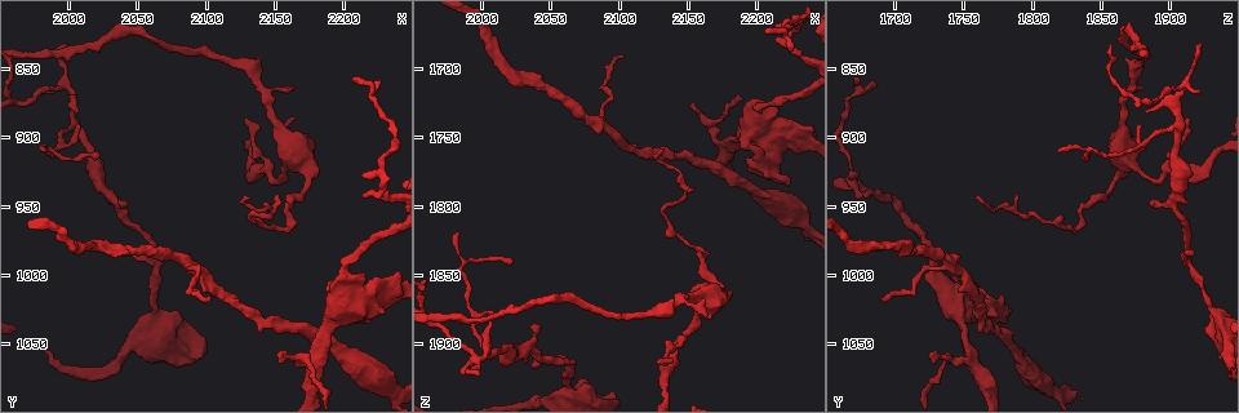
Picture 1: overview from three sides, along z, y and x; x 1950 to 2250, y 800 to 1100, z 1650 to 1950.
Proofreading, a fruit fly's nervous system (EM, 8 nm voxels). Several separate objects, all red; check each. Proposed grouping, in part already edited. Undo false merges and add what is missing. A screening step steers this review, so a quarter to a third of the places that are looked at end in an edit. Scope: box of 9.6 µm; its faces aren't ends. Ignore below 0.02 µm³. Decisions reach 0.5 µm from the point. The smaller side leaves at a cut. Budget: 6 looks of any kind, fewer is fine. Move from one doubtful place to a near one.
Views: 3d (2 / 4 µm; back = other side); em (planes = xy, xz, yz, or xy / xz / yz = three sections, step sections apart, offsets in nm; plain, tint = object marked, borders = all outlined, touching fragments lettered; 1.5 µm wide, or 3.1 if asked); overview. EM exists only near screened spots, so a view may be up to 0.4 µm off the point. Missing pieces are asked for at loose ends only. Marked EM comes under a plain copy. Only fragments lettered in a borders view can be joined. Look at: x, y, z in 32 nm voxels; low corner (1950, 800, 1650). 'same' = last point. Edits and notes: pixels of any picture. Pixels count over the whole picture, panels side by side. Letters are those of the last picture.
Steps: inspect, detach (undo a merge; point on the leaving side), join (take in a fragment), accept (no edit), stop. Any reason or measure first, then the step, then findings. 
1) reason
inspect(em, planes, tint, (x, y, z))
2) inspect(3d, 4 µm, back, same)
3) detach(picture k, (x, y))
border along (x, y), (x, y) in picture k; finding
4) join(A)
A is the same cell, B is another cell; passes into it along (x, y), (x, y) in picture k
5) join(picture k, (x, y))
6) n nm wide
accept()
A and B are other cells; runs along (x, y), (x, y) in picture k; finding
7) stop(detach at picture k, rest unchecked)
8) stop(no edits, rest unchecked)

thin end
inspect(em, planes, borders, (2102, 1016, 1688))

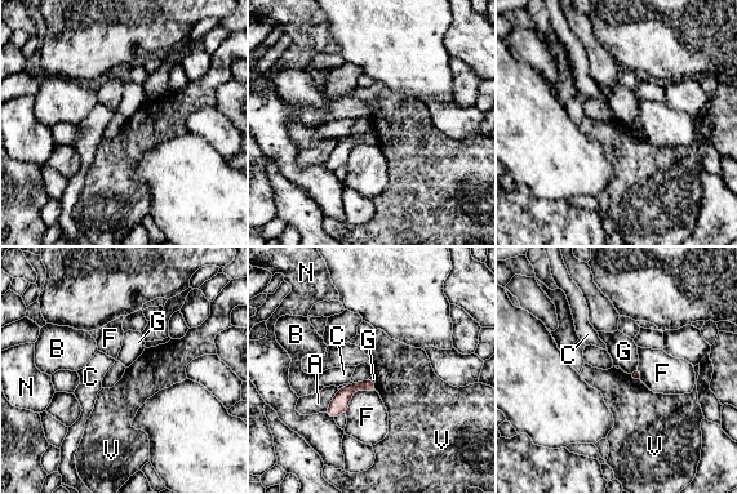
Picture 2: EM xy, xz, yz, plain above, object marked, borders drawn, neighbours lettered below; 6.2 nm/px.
70 nm wide
accept()
A, B, C, F, G, N and V are other cells; no lettered fragment goes on from it

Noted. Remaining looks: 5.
abrupt turn
inspect(3d, 4 µm, back, (2210, 1026, 1774))

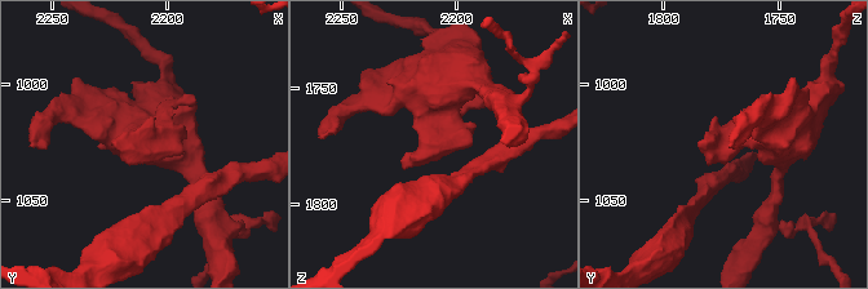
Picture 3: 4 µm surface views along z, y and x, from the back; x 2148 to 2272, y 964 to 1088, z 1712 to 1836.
inspect(em, yz, step 4, tint, (2209, 1026, 1774))

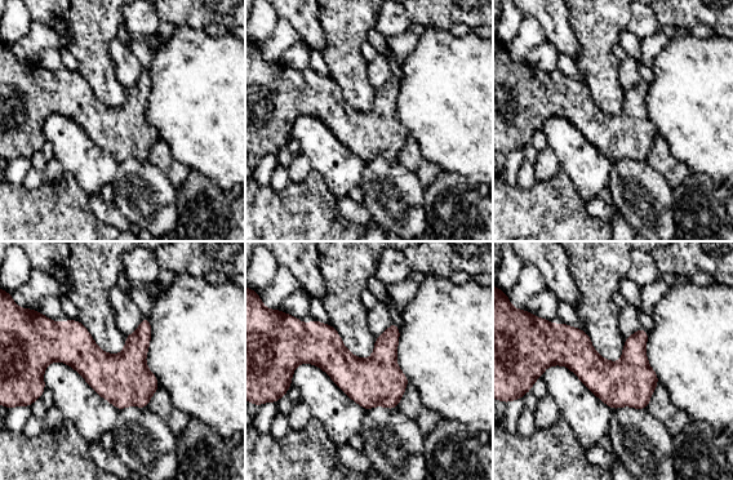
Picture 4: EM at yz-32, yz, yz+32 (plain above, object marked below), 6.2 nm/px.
cut it another way
inspect(em, planes, borders, same)

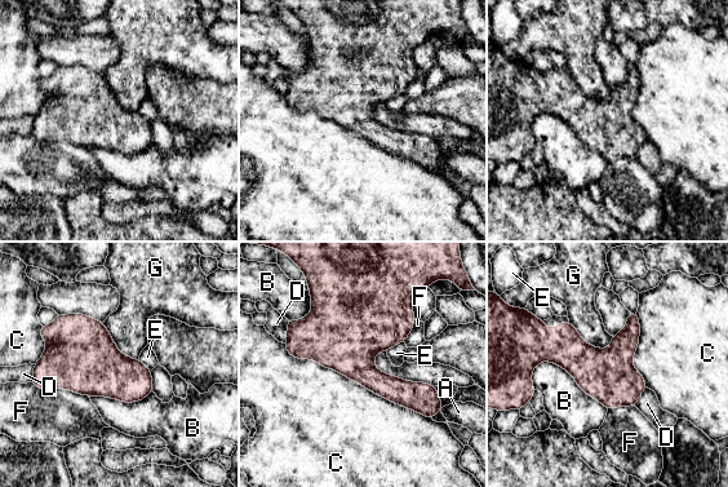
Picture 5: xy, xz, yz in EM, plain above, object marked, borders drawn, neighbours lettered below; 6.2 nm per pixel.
accept()
A, B, C, D, E, F and G are other cells; border along (373, 355), (378, 370), (434, 386) in picture 5; all the same neuron

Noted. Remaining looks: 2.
tapers out
inspect(em, planes, borders, (1982, 910, 1816))

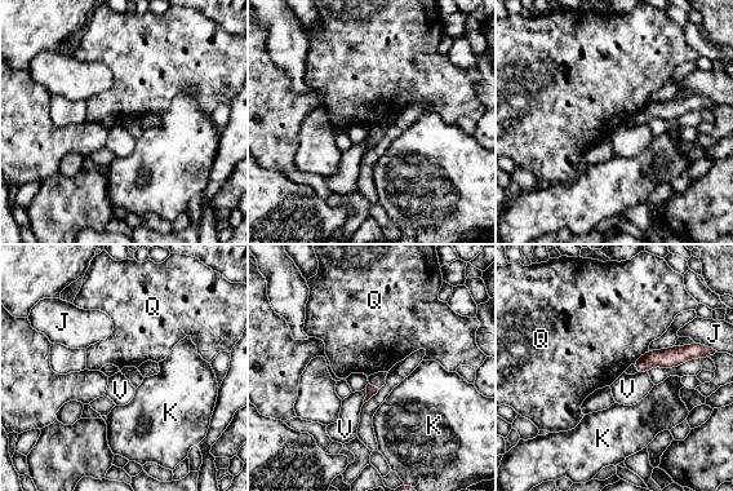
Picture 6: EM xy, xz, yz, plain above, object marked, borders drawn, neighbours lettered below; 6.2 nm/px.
Q touches over 130 nm
accept()
J, K, Q and V are other cells; border along (648, 350), (632, 363) in picture 6; no lettered fragment goes on from it

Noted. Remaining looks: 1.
stop(no edits, rest unchecked)

